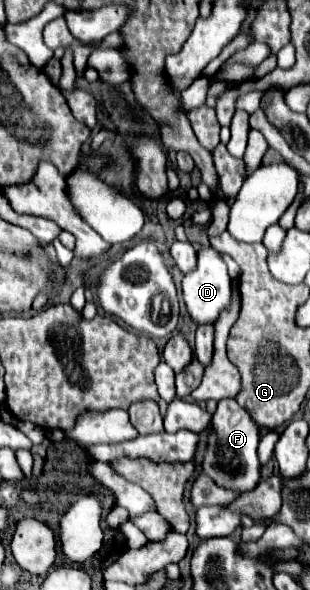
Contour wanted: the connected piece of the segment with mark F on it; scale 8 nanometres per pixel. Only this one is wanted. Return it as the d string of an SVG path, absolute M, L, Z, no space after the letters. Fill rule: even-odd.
M234 399L218 401L218 409L212 415L212 429L206 439L206 453L202 459L202 473L212 477L216 485L222 489L230 489L236 493L246 493L256 489L260 483L260 459L258 459L258 441L260 427L252 421L250 413L240 407Z

